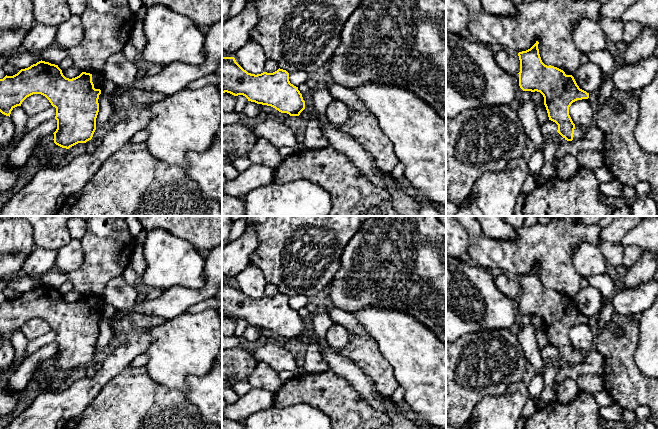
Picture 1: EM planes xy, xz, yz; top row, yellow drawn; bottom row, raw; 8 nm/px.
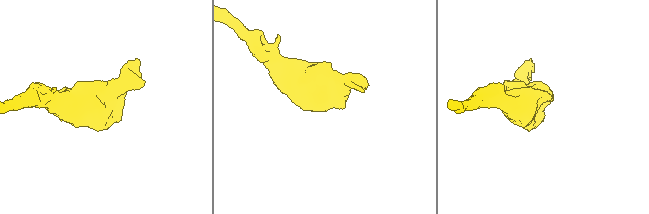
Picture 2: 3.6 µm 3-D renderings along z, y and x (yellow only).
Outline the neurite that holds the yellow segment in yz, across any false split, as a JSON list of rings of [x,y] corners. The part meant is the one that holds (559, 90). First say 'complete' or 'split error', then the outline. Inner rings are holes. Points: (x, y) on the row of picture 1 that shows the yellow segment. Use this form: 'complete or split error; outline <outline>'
split error; outline [[[539,42],[518,53],[519,86],[523,91],[540,92],[544,97],[549,120],[558,125],[557,132],[567,141],[582,139],[585,129],[575,125],[569,107],[577,100],[588,99],[589,93],[579,88],[572,75],[554,66],[545,65],[540,57]]]

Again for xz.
complete; outline [[[222,57],[222,93],[243,95],[248,101],[267,105],[281,113],[299,116],[305,101],[298,87],[289,81],[289,73],[278,69],[273,73],[251,74],[234,57]]]

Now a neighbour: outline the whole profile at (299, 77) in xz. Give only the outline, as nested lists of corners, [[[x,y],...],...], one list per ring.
[[[304,71],[289,73],[289,81],[296,87],[299,87],[301,84],[305,83],[307,79],[308,79],[308,73]]]

